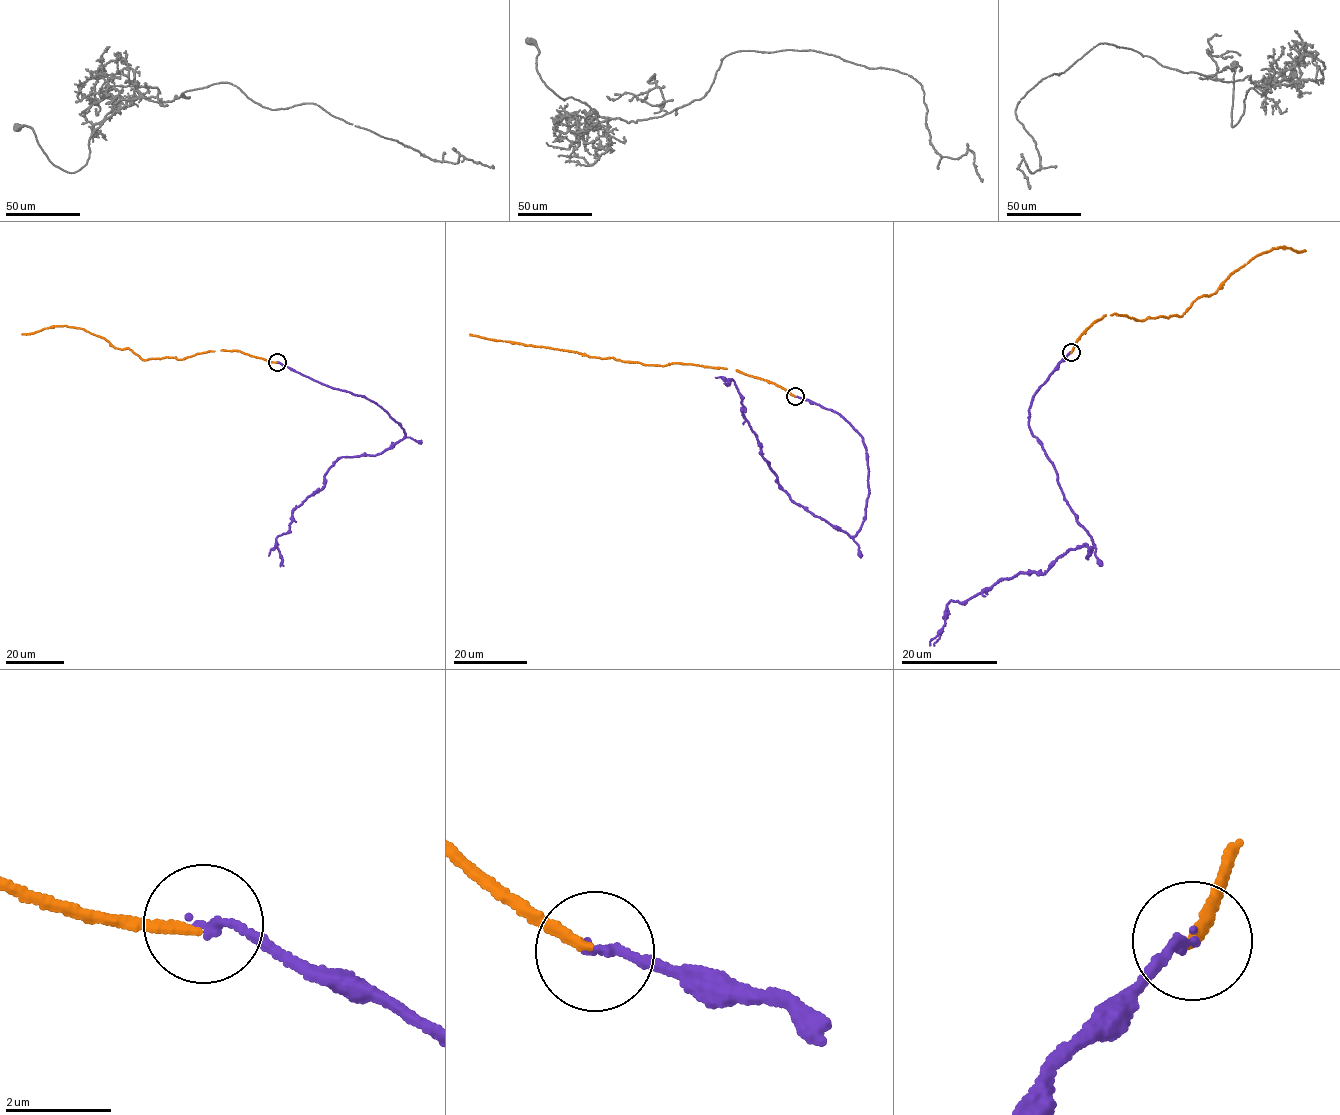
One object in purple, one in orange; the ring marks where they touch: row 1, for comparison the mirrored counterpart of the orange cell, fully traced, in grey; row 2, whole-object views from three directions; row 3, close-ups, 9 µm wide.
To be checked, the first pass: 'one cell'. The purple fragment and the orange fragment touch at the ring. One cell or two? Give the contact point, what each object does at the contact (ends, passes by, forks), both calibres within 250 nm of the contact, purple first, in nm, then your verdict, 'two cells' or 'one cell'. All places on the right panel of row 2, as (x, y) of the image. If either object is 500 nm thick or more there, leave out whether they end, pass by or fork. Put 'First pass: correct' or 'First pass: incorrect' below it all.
at (1071, 352); purple ends there; orange ends there; 160 nm thick on the purple side, 190 nm on the other; two cells
First pass: incorrect

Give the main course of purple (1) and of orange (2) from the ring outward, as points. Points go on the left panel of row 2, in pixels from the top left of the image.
1: (276, 362), (370, 399), (405, 436), (376, 455), (332, 465), (276, 538), (284, 566)
2: (276, 362), (222, 350), (180, 359), (145, 360), (83, 328), (53, 325), (21, 334)

